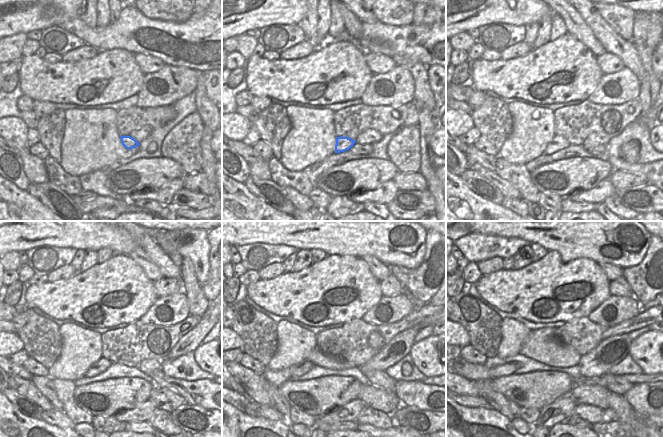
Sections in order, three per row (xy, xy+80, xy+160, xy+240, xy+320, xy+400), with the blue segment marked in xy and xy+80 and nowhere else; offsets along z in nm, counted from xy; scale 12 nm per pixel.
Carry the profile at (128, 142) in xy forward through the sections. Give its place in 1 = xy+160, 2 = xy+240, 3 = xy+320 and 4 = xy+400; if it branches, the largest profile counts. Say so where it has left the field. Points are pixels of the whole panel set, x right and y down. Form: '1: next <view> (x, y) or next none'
1: next xy+160 (558, 142)
2: next xy+240 (103, 364)
3: next xy+320 (305, 366)
4: next xy+400 (473, 372)

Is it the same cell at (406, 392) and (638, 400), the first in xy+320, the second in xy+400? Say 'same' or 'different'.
same

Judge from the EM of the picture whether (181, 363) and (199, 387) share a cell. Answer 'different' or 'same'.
different

